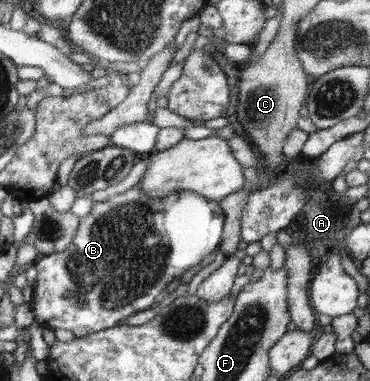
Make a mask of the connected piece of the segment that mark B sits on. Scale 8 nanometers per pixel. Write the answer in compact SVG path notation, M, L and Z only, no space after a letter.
M135 185L104 202L93 202L88 216L81 218L74 240L65 251L39 256L32 264L38 271L34 301L30 304L34 319L42 326L72 331L75 337L119 326L137 312L154 307L164 287L198 265L208 253L216 251L222 241L222 223L226 217L218 201L192 191L176 191L166 197L148 197Z

